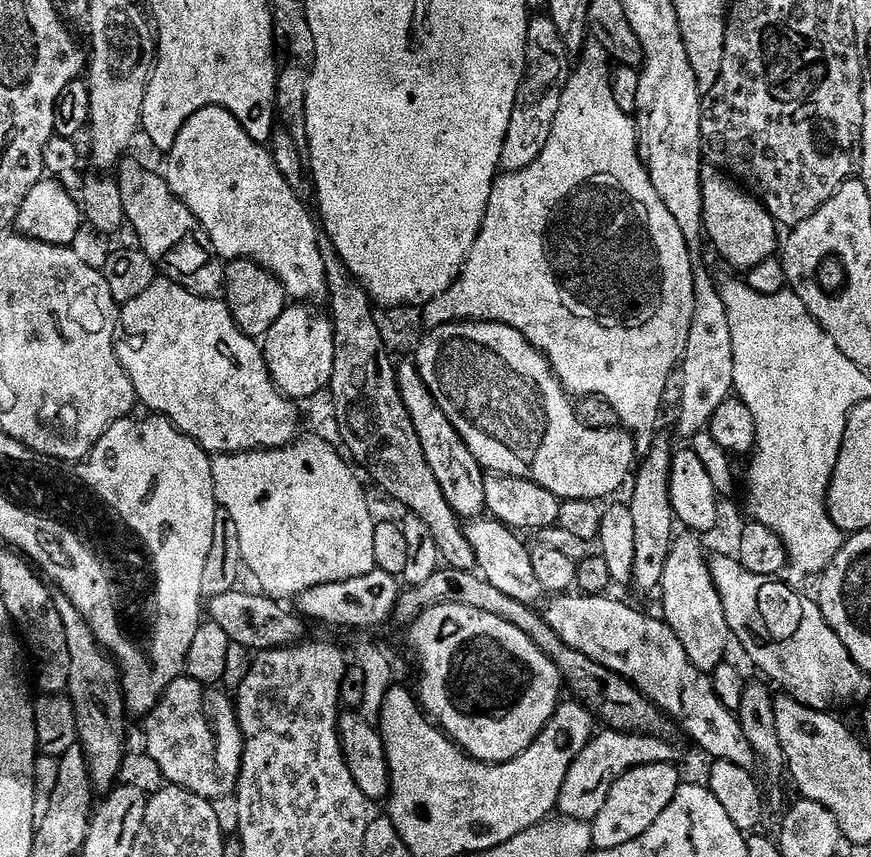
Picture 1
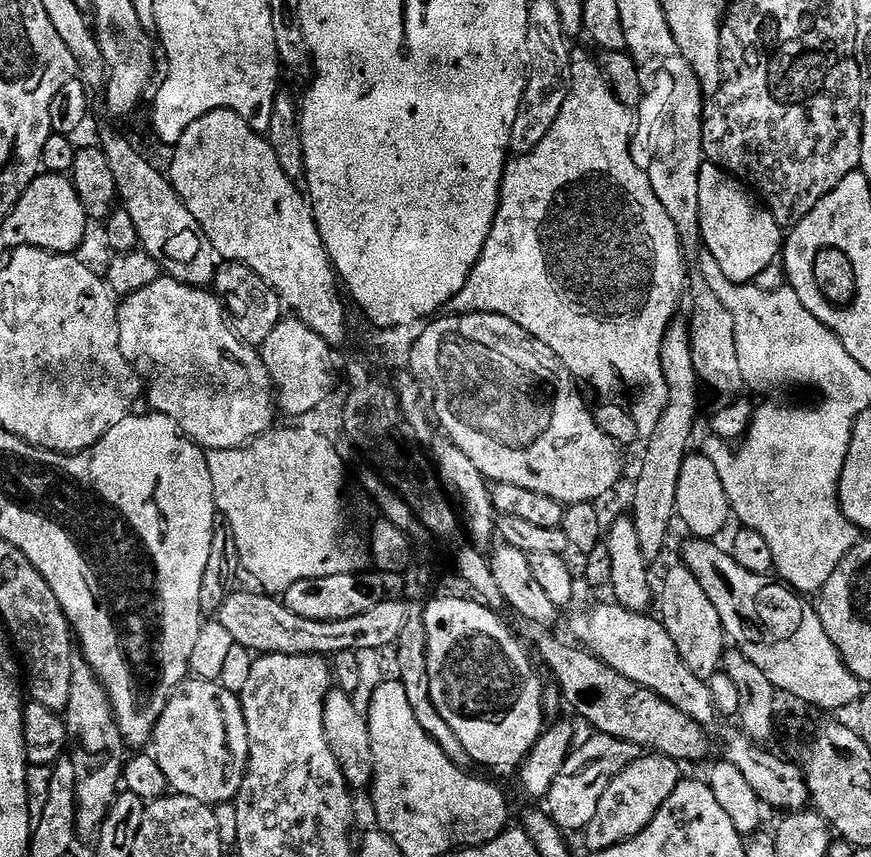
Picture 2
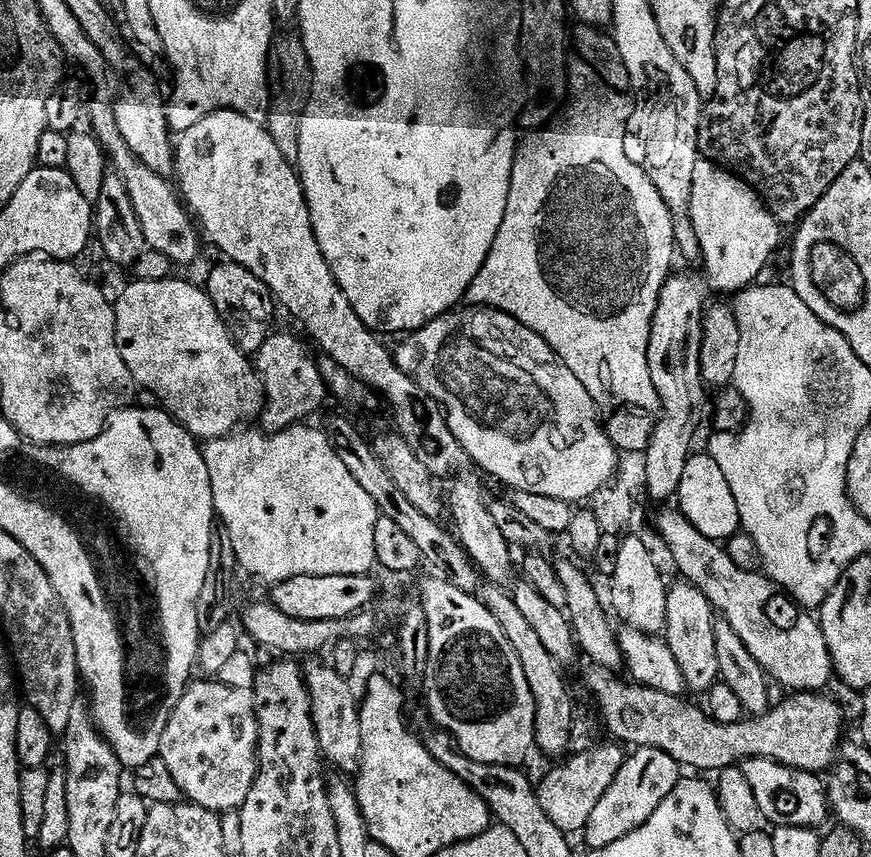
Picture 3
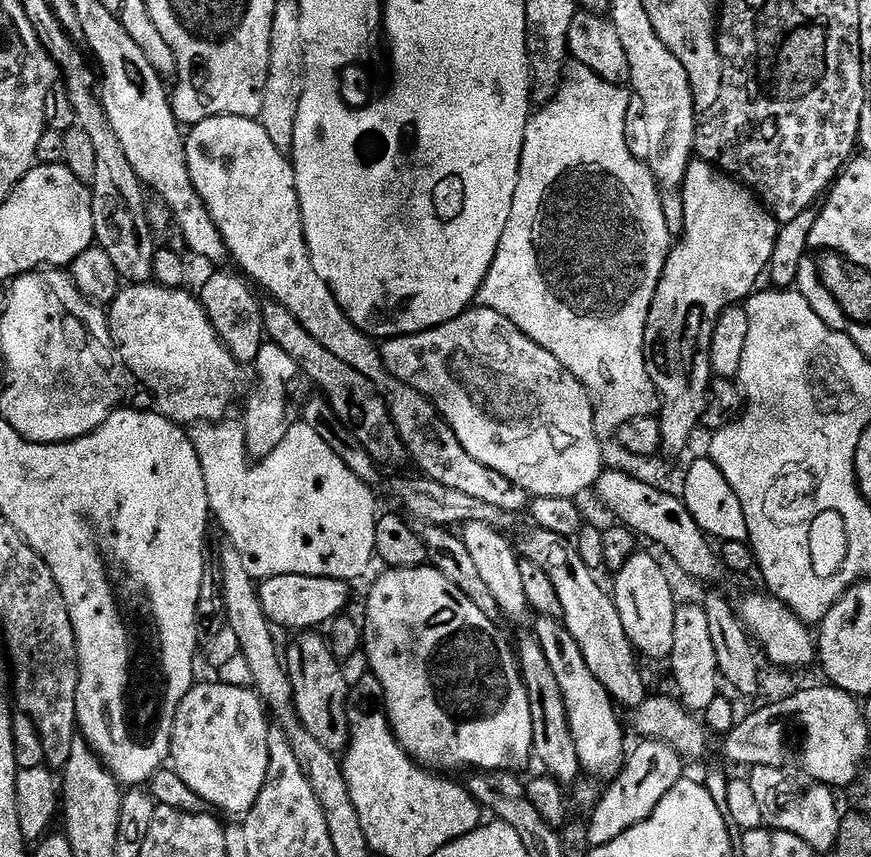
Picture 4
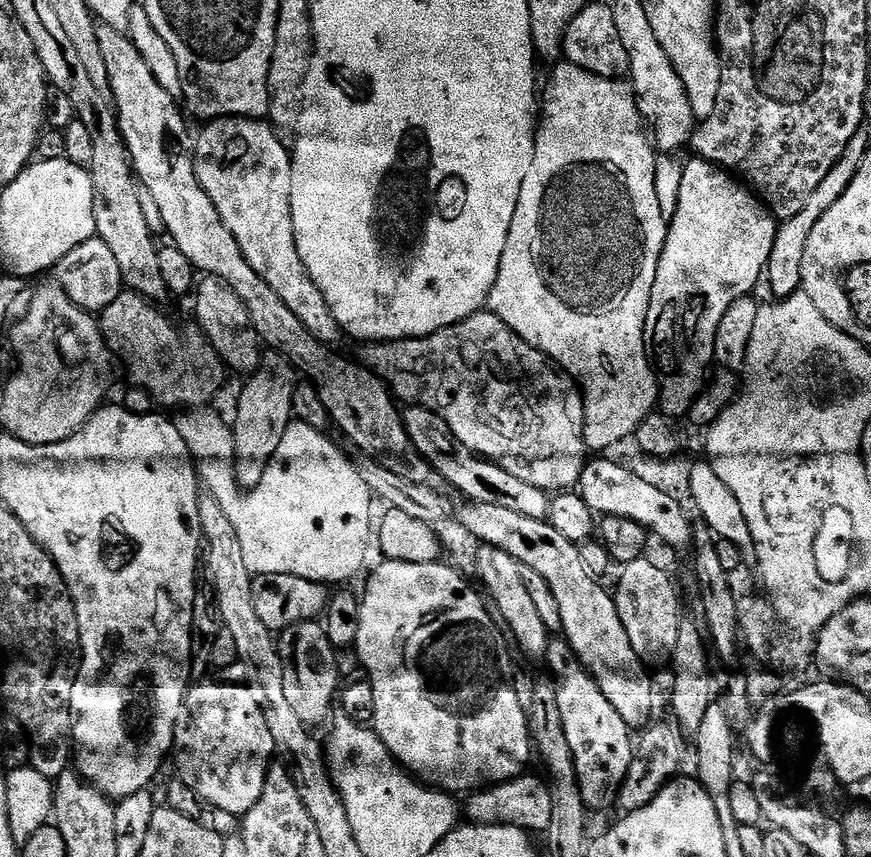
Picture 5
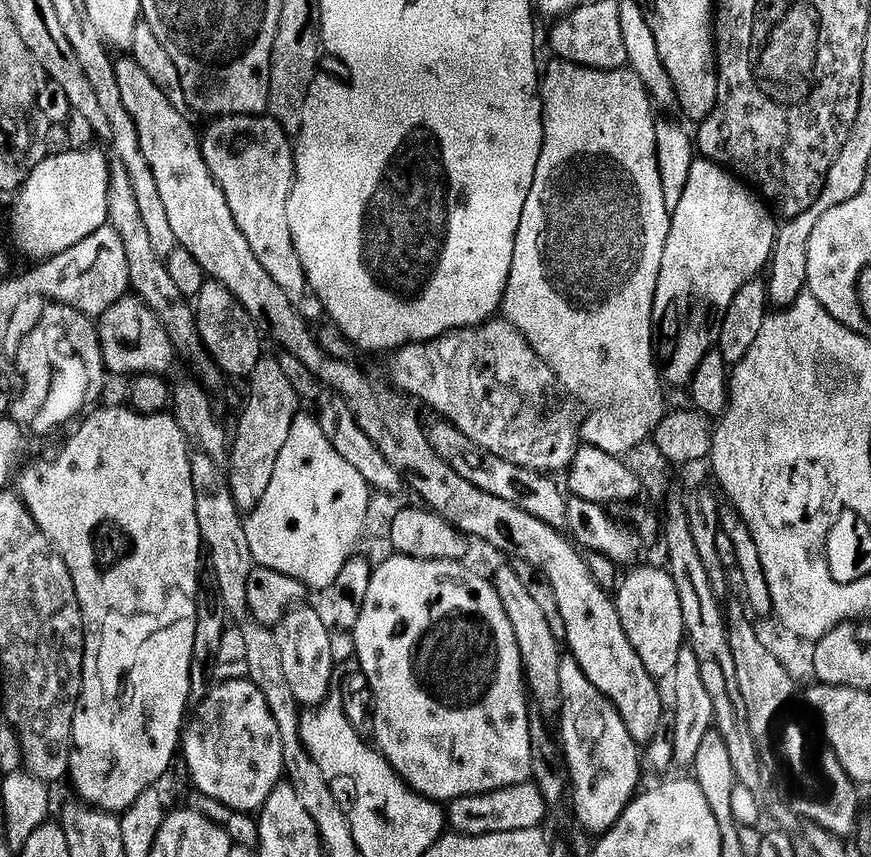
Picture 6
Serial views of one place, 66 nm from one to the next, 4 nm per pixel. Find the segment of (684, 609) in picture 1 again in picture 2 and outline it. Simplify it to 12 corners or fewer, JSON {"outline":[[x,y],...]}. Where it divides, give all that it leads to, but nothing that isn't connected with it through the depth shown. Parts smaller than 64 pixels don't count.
{"outline":[[677,566],[659,619],[694,678],[721,671],[722,618],[702,582]]}

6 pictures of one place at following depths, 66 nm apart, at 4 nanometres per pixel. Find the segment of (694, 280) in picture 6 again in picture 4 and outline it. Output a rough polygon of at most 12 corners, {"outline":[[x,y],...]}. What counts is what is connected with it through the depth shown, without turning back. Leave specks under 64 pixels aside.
{"outline":[[699,158],[646,318],[660,443],[701,427],[718,318],[780,224]]}

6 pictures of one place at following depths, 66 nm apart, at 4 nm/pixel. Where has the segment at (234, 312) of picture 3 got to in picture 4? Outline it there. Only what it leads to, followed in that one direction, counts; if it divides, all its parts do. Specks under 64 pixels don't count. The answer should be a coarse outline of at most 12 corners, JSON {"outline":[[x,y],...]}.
{"outline":[[216,270],[198,299],[242,366],[266,343],[262,300]]}

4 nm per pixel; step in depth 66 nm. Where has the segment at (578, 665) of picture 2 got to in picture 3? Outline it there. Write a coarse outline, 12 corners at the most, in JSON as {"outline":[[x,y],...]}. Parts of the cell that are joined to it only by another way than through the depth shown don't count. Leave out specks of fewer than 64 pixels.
{"outline":[[588,666],[613,741],[693,773],[750,758],[824,774],[844,716],[789,695],[720,724],[684,696]]}

